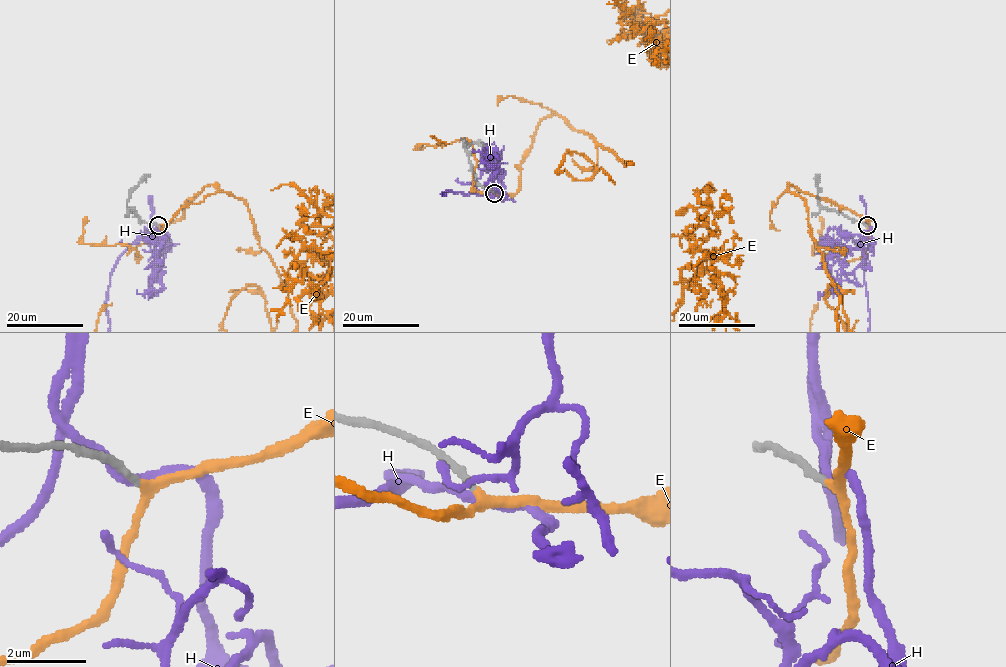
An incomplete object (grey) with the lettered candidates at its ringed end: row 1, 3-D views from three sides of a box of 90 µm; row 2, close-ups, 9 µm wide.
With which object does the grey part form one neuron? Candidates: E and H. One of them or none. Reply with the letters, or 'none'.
E

